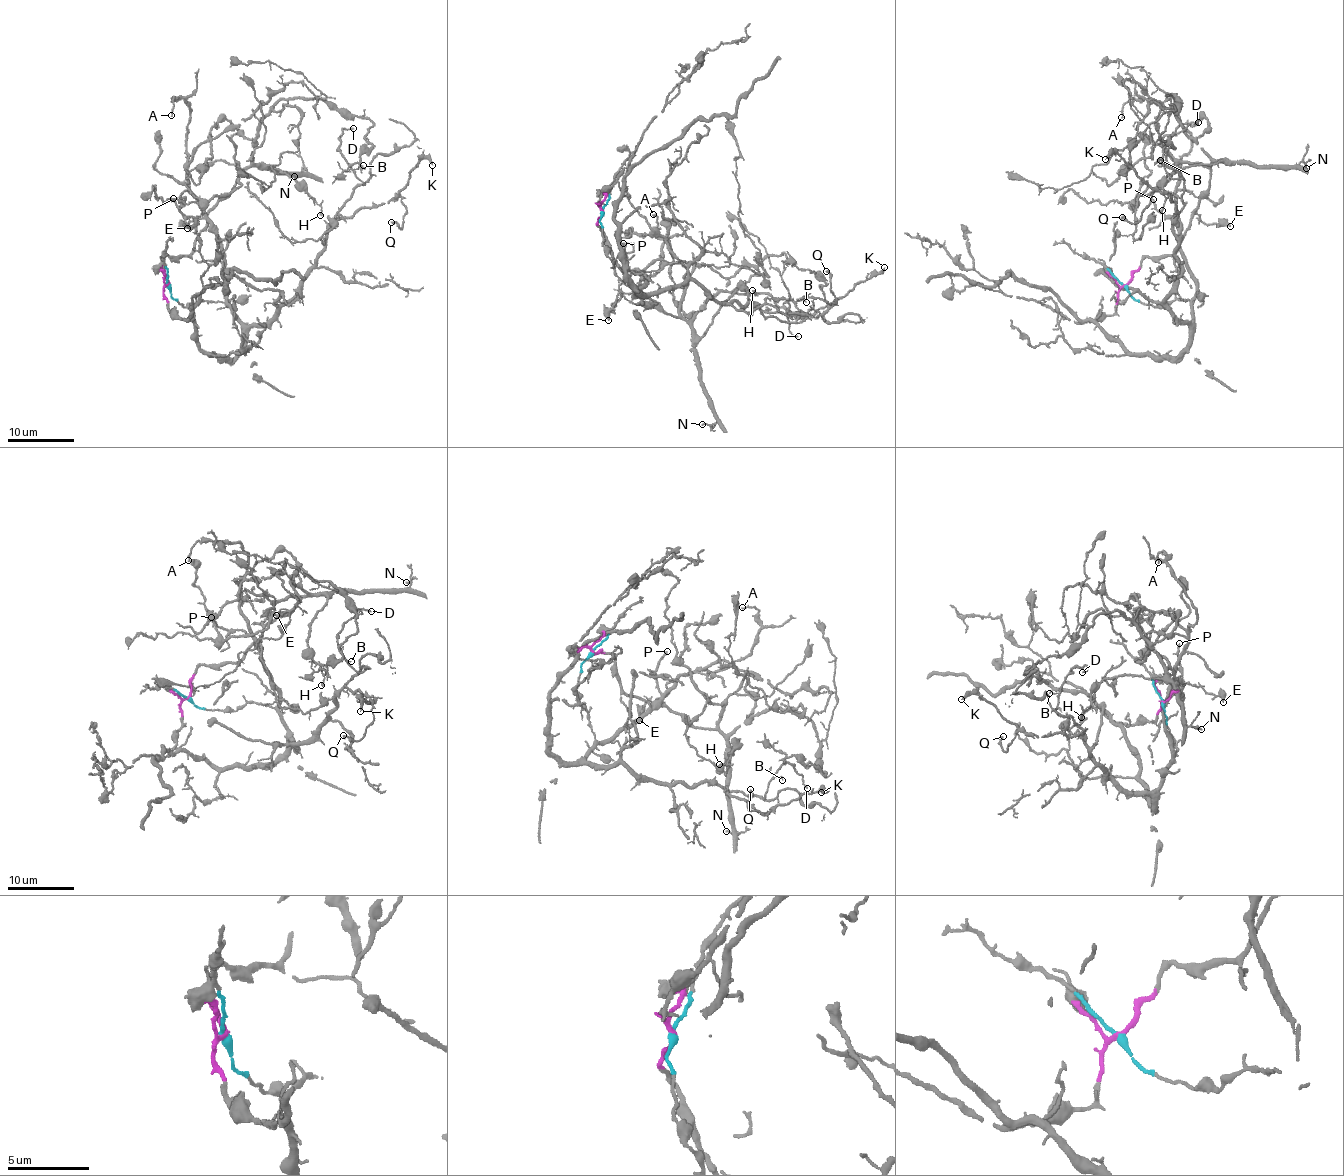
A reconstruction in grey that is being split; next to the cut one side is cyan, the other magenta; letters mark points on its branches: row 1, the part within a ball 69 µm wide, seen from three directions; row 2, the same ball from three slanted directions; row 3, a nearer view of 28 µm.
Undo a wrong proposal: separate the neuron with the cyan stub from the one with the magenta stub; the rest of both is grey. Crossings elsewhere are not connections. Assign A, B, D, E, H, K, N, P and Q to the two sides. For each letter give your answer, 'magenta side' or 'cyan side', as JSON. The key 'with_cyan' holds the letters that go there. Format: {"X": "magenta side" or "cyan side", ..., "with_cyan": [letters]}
{"A": "cyan side", "B": "cyan side", "D": "cyan side", "E": "magenta side", "H": "magenta side", "K": "cyan side", "N": "magenta side", "P": "cyan side", "Q": "cyan side", "with_cyan": ["A", "B", "D", "K", "P", "Q"]}

